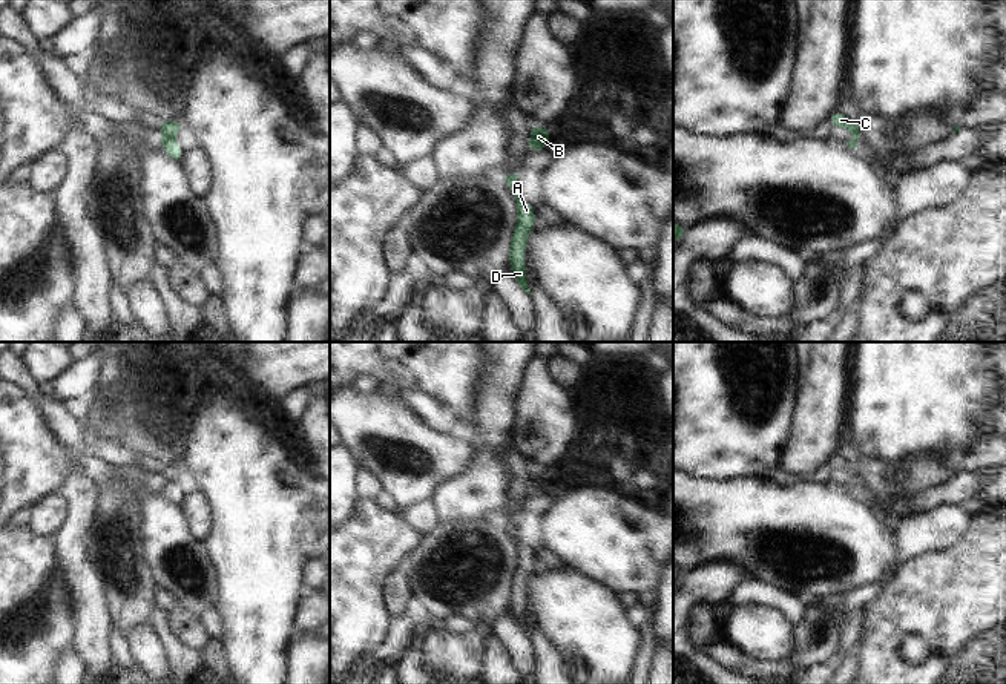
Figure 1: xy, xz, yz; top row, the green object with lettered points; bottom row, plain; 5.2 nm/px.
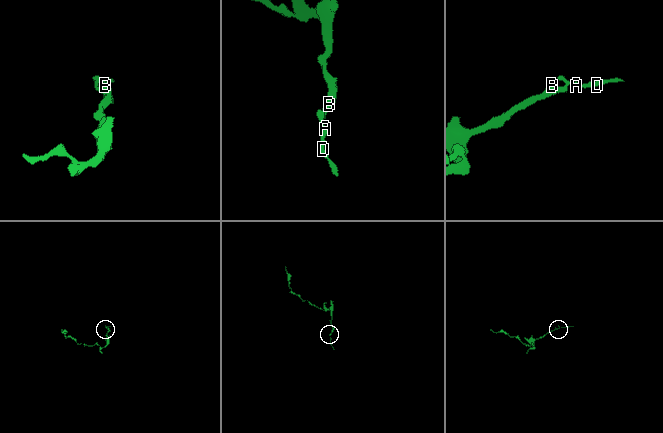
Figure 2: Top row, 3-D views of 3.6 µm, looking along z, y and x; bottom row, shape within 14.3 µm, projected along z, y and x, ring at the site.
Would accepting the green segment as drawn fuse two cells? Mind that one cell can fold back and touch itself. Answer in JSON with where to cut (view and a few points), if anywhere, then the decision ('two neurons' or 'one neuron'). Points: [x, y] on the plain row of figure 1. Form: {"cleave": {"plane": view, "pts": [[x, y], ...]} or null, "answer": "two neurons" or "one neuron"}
{"cleave": {"plane": "xy", "pts": [[161, 482], [174, 483]]}, "answer": "two neurons"}

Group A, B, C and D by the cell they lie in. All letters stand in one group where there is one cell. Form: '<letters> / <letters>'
A C D / B

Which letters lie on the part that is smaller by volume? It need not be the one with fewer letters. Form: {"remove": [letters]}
{"remove": ["A", "C", "D"]}

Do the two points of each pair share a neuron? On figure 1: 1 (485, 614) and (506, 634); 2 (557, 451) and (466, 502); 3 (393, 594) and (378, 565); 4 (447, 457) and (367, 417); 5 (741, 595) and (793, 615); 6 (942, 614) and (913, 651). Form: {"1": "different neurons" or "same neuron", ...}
{"1": "different neurons", "2": "different neurons", "3": "different neurons", "4": "same neuron", "5": "same neuron", "6": "different neurons"}

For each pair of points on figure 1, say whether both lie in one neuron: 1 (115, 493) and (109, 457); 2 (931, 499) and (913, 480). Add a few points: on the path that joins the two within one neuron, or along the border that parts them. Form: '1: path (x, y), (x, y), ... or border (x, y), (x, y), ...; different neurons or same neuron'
1: border (118, 466), (134, 466), (154, 476); different neurons
2: border (951, 476), (920, 493), (888, 500); different neurons

